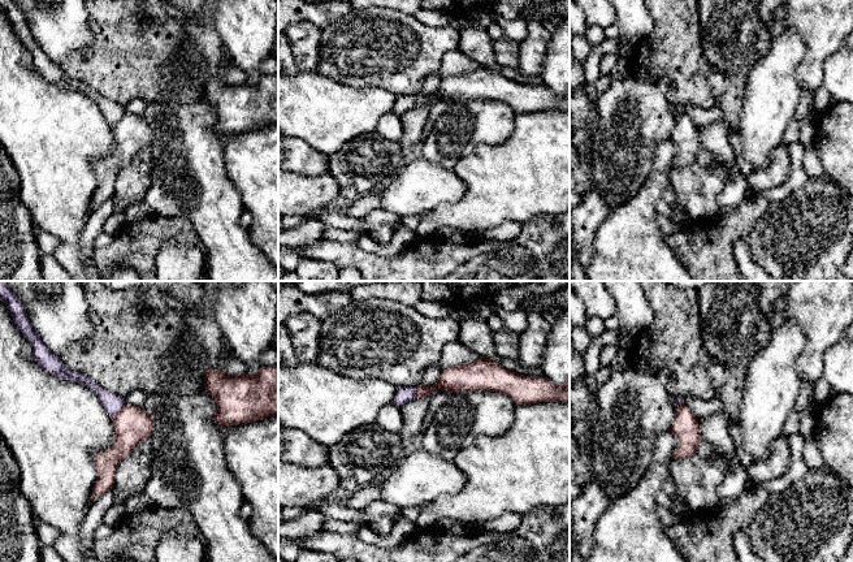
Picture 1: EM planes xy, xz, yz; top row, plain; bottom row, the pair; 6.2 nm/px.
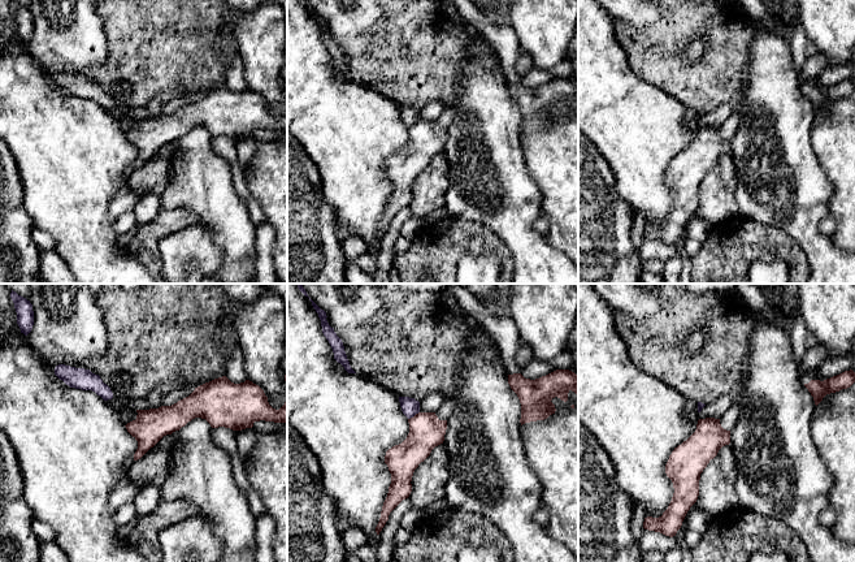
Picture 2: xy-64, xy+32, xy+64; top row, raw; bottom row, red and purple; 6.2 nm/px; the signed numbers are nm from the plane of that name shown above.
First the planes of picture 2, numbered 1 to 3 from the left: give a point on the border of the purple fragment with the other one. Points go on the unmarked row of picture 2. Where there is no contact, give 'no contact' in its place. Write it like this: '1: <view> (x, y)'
1: no contact
2: xy+32 (415, 124)
3: no contact

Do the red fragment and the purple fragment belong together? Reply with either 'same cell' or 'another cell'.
another cell

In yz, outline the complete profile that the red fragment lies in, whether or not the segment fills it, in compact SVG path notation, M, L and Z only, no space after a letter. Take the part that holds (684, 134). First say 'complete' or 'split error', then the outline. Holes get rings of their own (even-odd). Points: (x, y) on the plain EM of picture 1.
complete; M685 113L675 114L675 126L670 140L677 147L675 168L689 167L696 161L701 151L698 129Z

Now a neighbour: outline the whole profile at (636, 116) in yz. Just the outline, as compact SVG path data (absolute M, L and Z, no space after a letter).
M627 69L623 79L614 79L598 94L599 122L590 138L592 176L611 208L627 203L640 191L655 164L655 148L672 134L675 113L668 92L668 81L637 77Z

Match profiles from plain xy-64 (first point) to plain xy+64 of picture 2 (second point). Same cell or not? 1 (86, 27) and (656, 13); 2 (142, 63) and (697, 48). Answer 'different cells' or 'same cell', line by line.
1: same cell
2: different cells

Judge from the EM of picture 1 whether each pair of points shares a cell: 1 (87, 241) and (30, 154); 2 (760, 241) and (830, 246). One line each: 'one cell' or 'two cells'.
1: two cells
2: one cell

